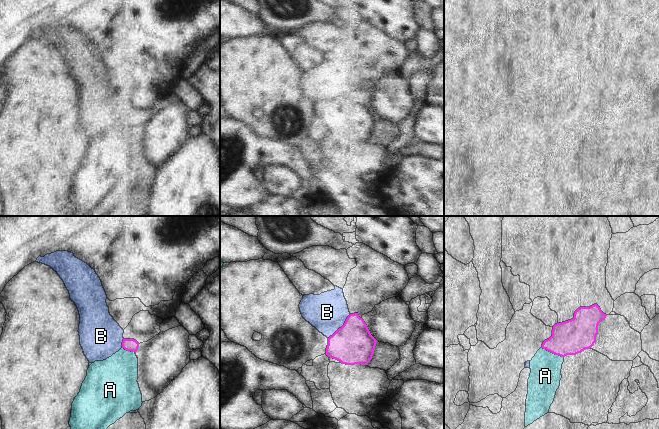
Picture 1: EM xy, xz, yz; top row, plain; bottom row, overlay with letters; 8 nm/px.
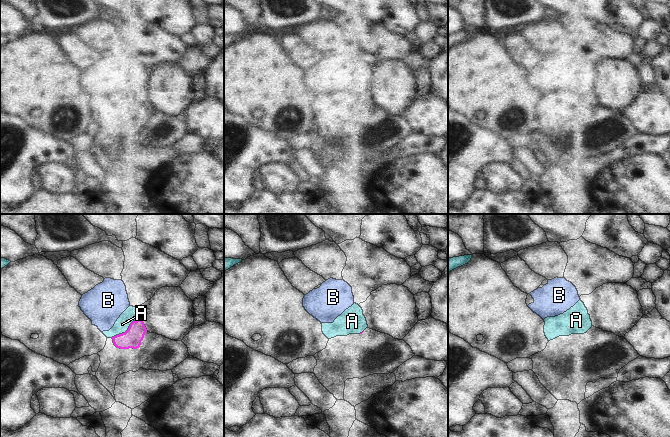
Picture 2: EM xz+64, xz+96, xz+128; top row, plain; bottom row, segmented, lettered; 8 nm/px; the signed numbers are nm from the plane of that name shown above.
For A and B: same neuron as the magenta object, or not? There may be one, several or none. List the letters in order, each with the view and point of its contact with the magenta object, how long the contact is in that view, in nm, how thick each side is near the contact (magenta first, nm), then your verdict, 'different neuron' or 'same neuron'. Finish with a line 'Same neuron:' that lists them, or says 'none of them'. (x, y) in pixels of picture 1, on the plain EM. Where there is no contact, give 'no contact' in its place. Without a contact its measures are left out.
A: yz (552, 128) | 200 nm | 280/240 nm | same neuron
B: xz (341, 103) | 260 nm | 320/320 nm | different neuron
Same neuron: A

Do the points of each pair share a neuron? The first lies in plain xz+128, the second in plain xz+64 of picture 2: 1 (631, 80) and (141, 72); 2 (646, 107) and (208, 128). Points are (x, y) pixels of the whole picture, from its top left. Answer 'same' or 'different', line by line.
1: different
2: same

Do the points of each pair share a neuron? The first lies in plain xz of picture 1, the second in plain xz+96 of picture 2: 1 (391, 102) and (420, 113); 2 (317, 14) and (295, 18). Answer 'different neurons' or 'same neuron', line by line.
1: different neurons
2: same neuron

